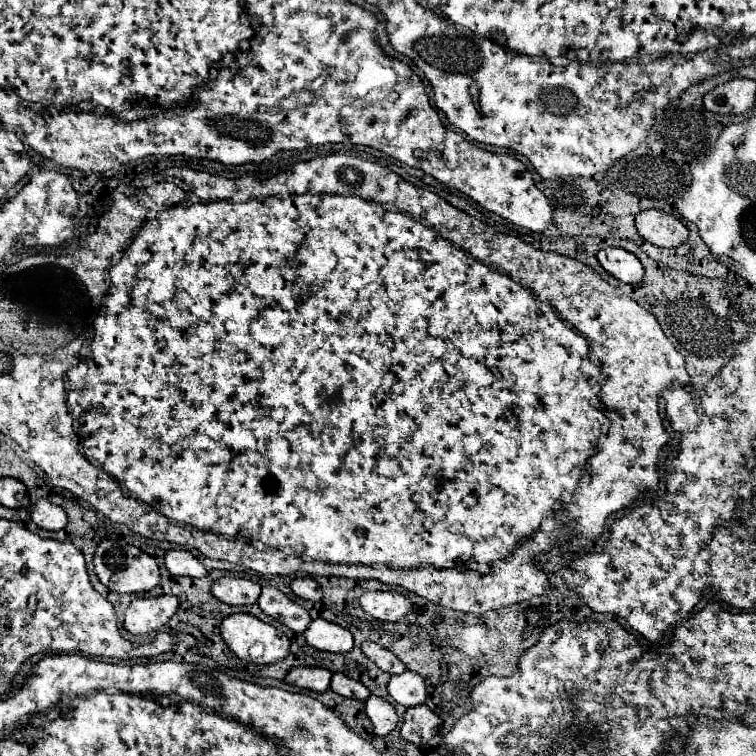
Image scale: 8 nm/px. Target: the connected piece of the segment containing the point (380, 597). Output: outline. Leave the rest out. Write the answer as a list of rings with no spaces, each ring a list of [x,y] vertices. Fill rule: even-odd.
[[[366,591],[360,597],[360,605],[380,621],[400,621],[414,609],[414,603],[398,591]]]

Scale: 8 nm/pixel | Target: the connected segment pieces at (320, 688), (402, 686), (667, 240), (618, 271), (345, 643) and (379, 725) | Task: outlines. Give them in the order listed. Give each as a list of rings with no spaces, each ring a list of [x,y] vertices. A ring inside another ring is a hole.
[[[294,667],[284,681],[288,685],[300,687],[300,689],[310,689],[310,691],[316,691],[316,693],[324,693],[330,687],[330,679],[332,679],[332,673],[328,669]]]
[[[404,671],[400,675],[392,675],[388,683],[388,693],[392,699],[404,707],[416,707],[426,701],[426,683],[414,671]]]
[[[646,209],[636,215],[638,233],[658,247],[678,247],[686,241],[688,229],[674,215],[658,209]]]
[[[606,247],[606,249],[600,249],[596,257],[598,257],[598,263],[622,283],[638,283],[642,279],[642,263],[638,261],[636,255],[624,249]]]
[[[314,619],[304,631],[304,637],[312,647],[330,653],[346,653],[354,647],[354,637],[350,631],[324,619]]]
[[[370,695],[366,699],[366,715],[370,717],[372,725],[374,725],[374,733],[378,737],[386,737],[398,723],[398,715],[394,705],[390,705],[388,701]]]

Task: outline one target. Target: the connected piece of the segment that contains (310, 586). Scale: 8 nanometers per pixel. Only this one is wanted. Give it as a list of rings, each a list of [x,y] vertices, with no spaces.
[[[296,577],[290,583],[290,589],[300,599],[308,599],[308,601],[320,601],[322,599],[322,587],[312,577]]]

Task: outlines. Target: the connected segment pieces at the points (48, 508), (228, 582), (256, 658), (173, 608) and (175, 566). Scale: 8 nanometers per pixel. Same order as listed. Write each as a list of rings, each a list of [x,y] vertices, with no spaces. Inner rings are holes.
[[[38,499],[32,505],[32,521],[46,531],[60,531],[66,527],[66,513],[62,507],[50,503],[48,499]]]
[[[222,577],[214,581],[212,593],[216,599],[228,605],[254,605],[260,597],[260,585],[250,579]]]
[[[236,613],[226,617],[220,625],[220,633],[226,645],[240,659],[256,665],[278,663],[290,653],[290,639],[250,613]]]
[[[174,595],[138,597],[124,613],[124,629],[132,635],[144,635],[164,627],[178,611],[180,599]]]
[[[172,549],[164,557],[166,569],[176,577],[206,577],[208,571],[198,557],[194,557],[186,549]]]

